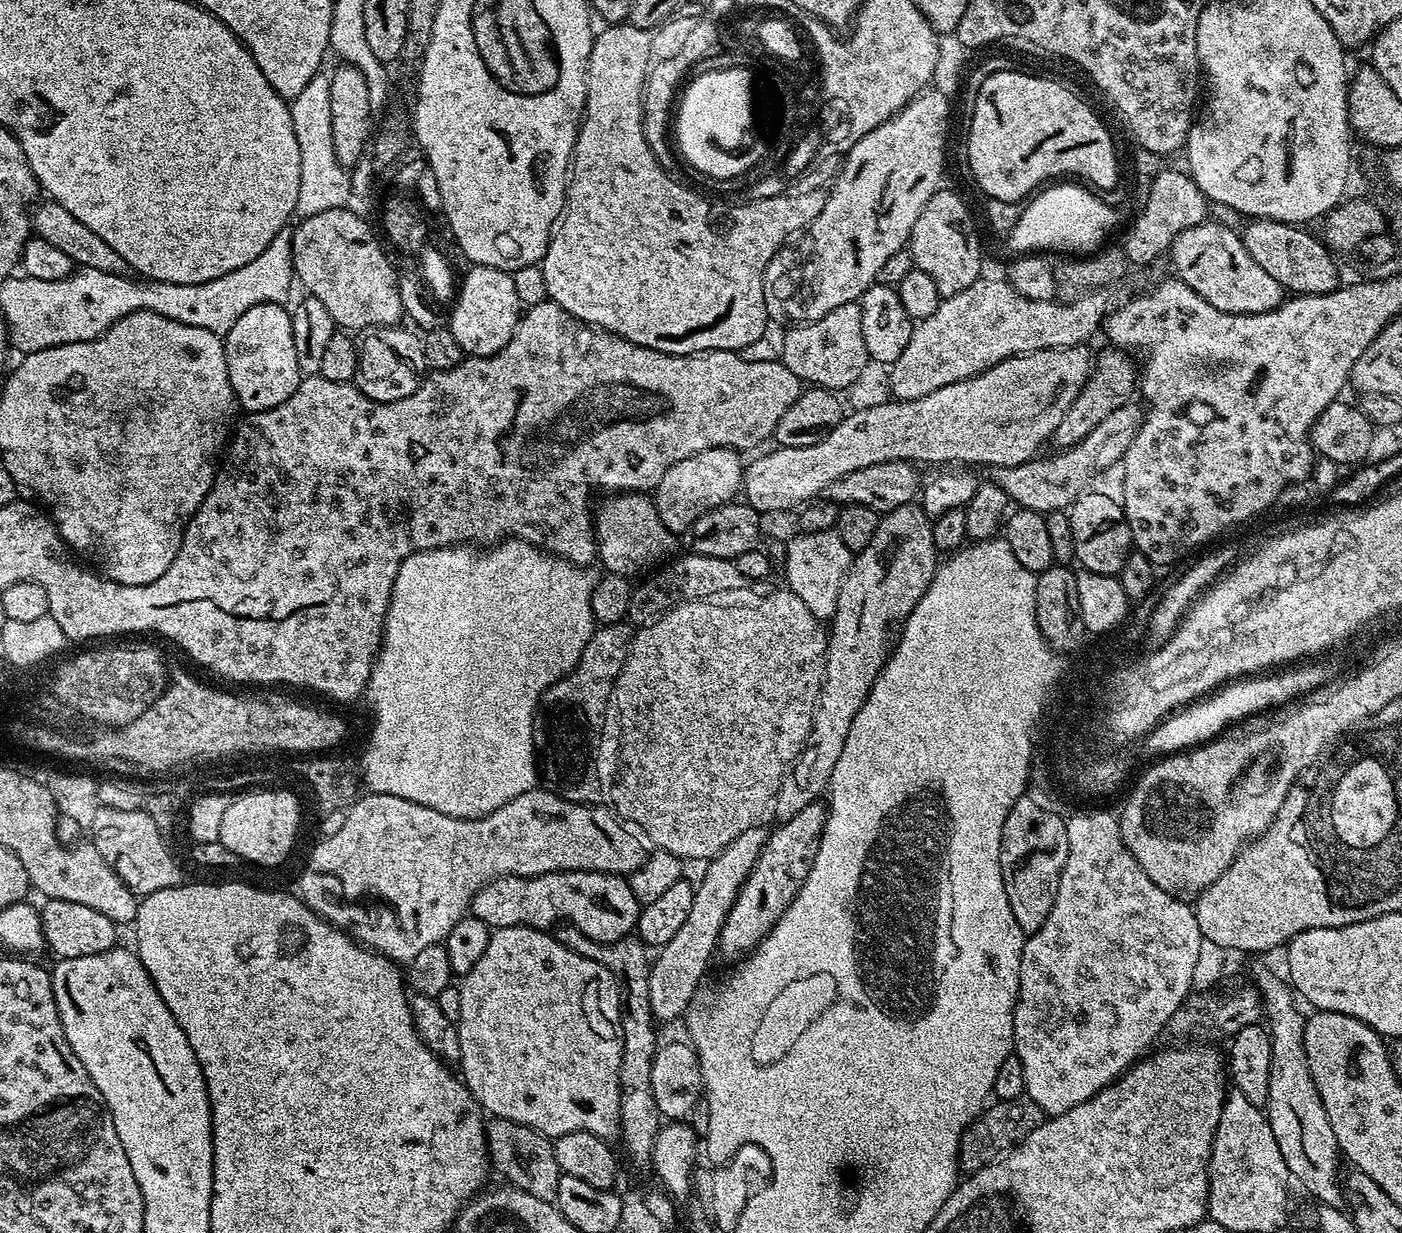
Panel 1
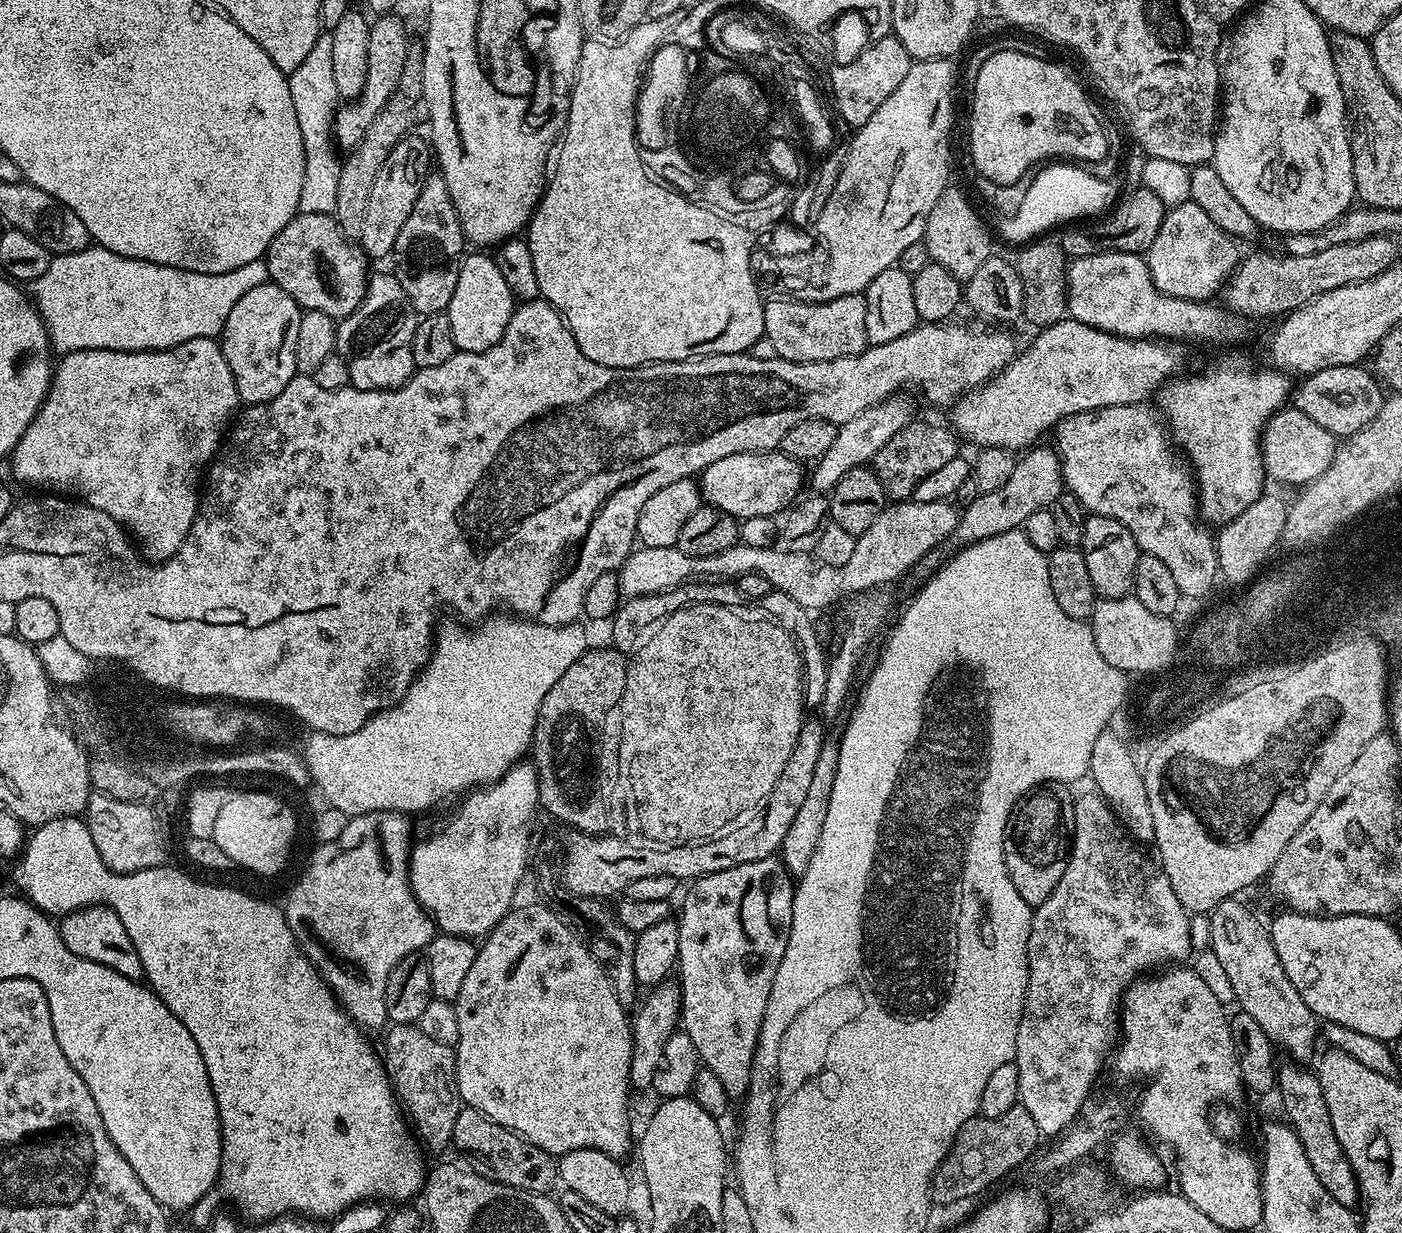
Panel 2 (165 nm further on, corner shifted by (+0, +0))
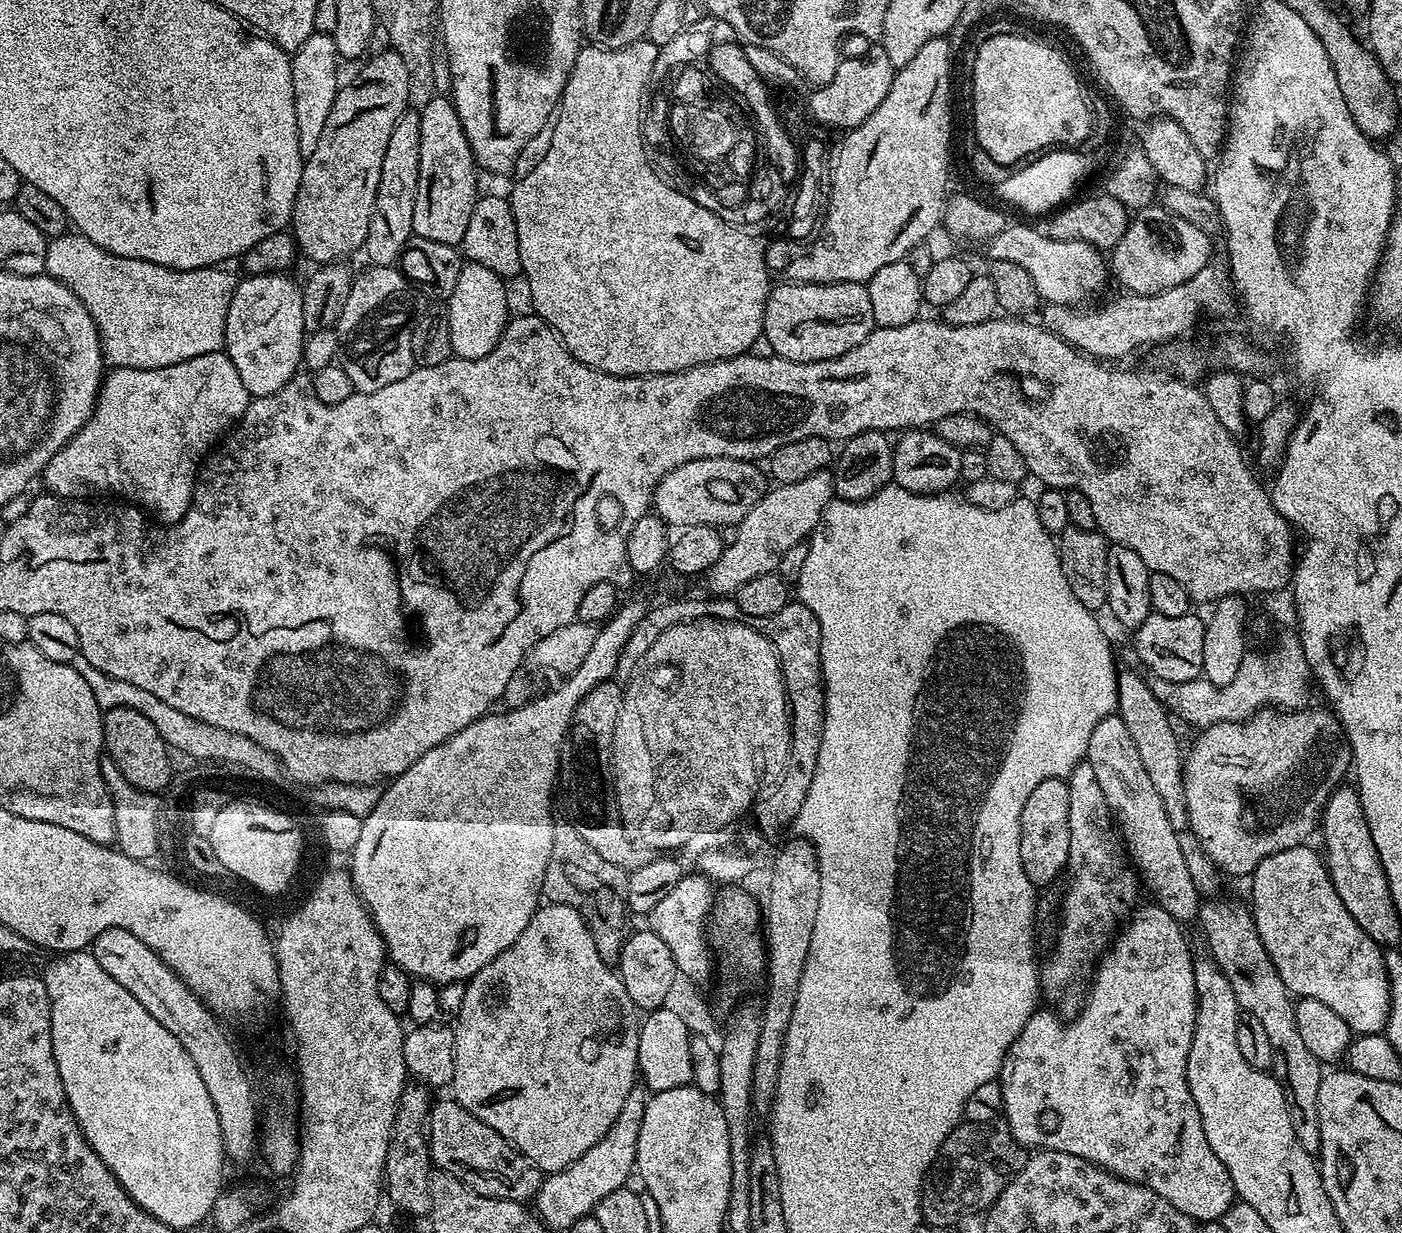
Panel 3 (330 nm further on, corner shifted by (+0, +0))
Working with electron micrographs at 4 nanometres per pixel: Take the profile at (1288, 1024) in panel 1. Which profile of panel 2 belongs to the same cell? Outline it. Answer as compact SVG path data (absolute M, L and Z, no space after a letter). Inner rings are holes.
M1239 899L1223 900L1217 908L1213 908L1208 916L1208 925L1210 926L1210 952L1216 955L1216 960L1220 963L1220 968L1224 971L1224 976L1228 979L1228 984L1232 987L1232 992L1236 995L1239 1011L1250 1014L1256 1021L1258 1026L1262 1026L1262 1030L1266 1030L1266 1034L1270 1037L1273 1045L1277 1049L1289 1052L1291 1059L1296 1062L1308 1062L1312 1056L1312 1051L1316 1048L1316 1036L1318 1040L1318 1018L1310 1010L1310 1006L1306 1006L1306 1002L1302 1002L1302 994L1298 994L1298 990L1294 990L1294 982L1290 982L1290 978L1286 978L1286 970L1282 970L1282 962L1278 962L1278 950L1274 950L1274 942L1272 941L1272 933L1269 925L1264 924L1247 908L1244 904L1239 904Z

